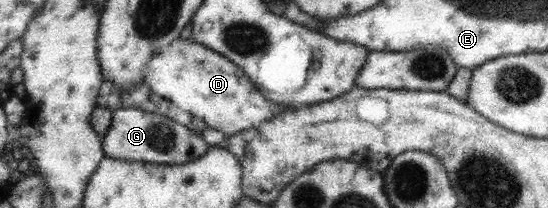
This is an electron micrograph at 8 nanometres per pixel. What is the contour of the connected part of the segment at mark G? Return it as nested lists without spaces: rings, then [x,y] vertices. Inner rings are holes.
[[[125,106],[112,111],[112,116],[111,125],[102,136],[104,157],[145,163],[184,164],[201,157],[209,148],[201,134],[156,113]]]

